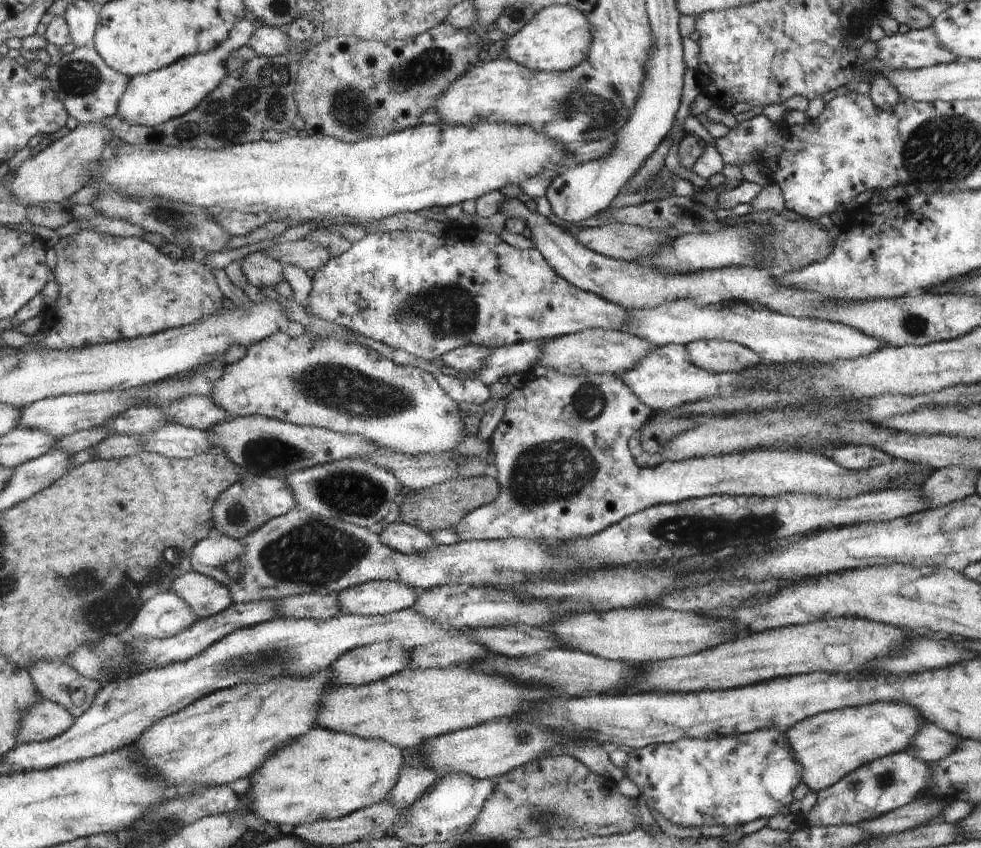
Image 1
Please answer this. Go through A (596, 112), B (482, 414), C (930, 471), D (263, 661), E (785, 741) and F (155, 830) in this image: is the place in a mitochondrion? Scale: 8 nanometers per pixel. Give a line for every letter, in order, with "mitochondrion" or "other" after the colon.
A: mitochondrion
B: other
C: other
D: mitochondrion
E: other
F: mitochondrion

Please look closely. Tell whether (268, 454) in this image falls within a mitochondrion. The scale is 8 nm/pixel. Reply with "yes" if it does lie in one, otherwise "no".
yes

